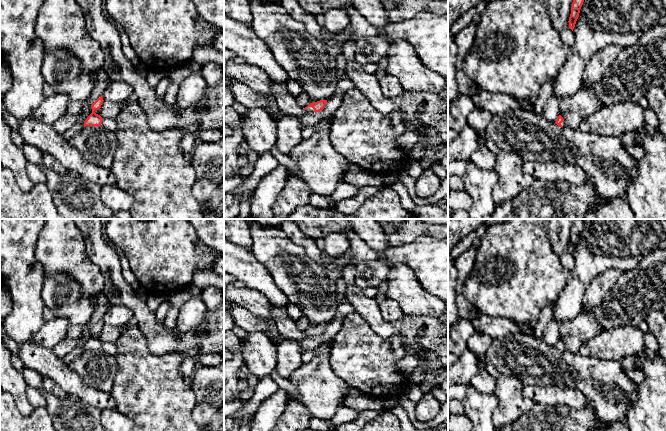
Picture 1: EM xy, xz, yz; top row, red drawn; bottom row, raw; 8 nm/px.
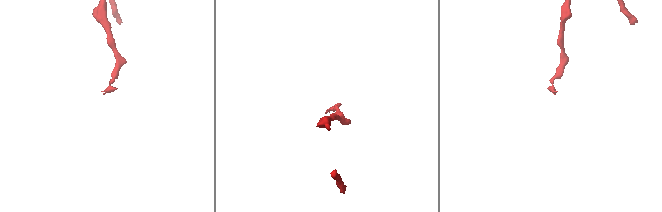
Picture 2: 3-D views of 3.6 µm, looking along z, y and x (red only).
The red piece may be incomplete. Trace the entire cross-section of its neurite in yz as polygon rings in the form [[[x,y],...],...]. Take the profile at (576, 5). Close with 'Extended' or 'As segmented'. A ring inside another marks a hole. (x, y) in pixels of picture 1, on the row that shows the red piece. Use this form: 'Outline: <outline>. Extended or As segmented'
Outline: [[[573,0],[572,7],[571,7],[571,14],[569,17],[569,28],[573,31],[576,21],[579,17],[580,9],[583,4],[584,0]]]. As segmented

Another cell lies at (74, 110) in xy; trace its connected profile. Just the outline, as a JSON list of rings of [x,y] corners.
[[[86,101],[69,103],[66,113],[52,125],[54,130],[59,134],[66,132],[78,121],[86,106]]]

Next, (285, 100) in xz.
[[[271,80],[271,89],[282,113],[288,116],[298,117],[302,128],[314,127],[321,119],[332,117],[335,111],[340,107],[345,95],[343,92],[334,93],[322,111],[307,112],[303,107],[297,104],[296,97],[289,92],[286,83],[276,83]]]

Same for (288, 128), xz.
[[[282,113],[275,122],[277,124],[276,146],[281,153],[289,155],[293,148],[302,142],[299,118]]]

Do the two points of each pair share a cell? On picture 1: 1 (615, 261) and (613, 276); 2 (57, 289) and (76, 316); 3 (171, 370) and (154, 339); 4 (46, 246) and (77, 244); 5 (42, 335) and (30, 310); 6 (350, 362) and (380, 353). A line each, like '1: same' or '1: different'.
1: different
2: same
3: different
4: same
5: different
6: same

